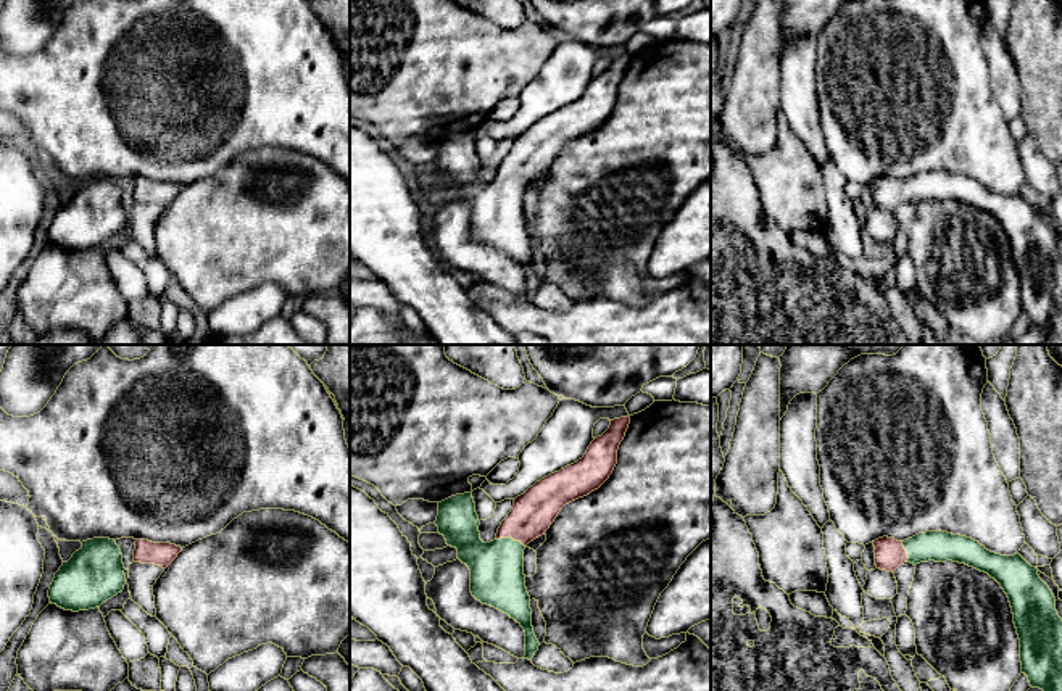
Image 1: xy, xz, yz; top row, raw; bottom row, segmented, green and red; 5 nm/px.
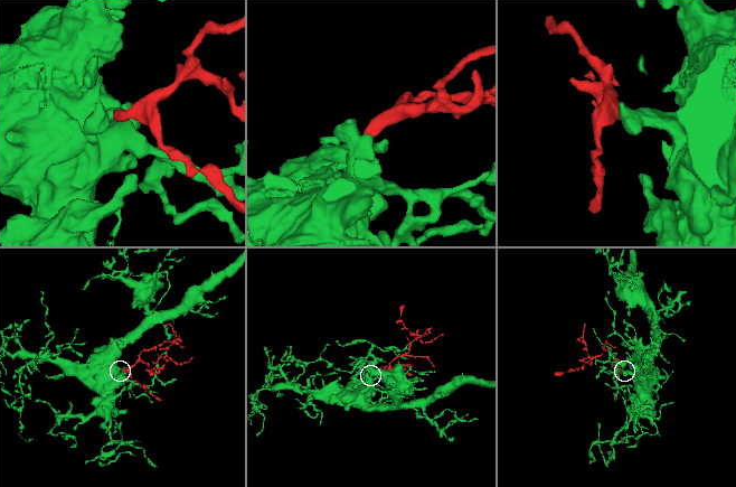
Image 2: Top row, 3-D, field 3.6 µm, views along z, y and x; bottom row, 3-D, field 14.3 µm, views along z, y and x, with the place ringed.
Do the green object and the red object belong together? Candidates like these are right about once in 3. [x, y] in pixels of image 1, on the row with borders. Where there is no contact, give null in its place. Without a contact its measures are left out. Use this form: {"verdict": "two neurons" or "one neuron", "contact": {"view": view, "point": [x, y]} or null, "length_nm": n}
{"verdict": "one neuron", "contact": {"view": "xz", "point": [510, 537]}, "length_nm": 160}

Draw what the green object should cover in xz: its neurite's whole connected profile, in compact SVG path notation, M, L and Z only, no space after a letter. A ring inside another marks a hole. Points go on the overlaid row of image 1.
M630 417L611 420L609 428L591 441L582 459L541 478L517 496L490 543L480 540L472 493L438 503L435 525L446 544L458 549L458 559L469 567L472 596L508 614L524 628L524 659L532 660L540 646L532 627L524 549L550 528L566 504L590 494L609 478L628 424Z

